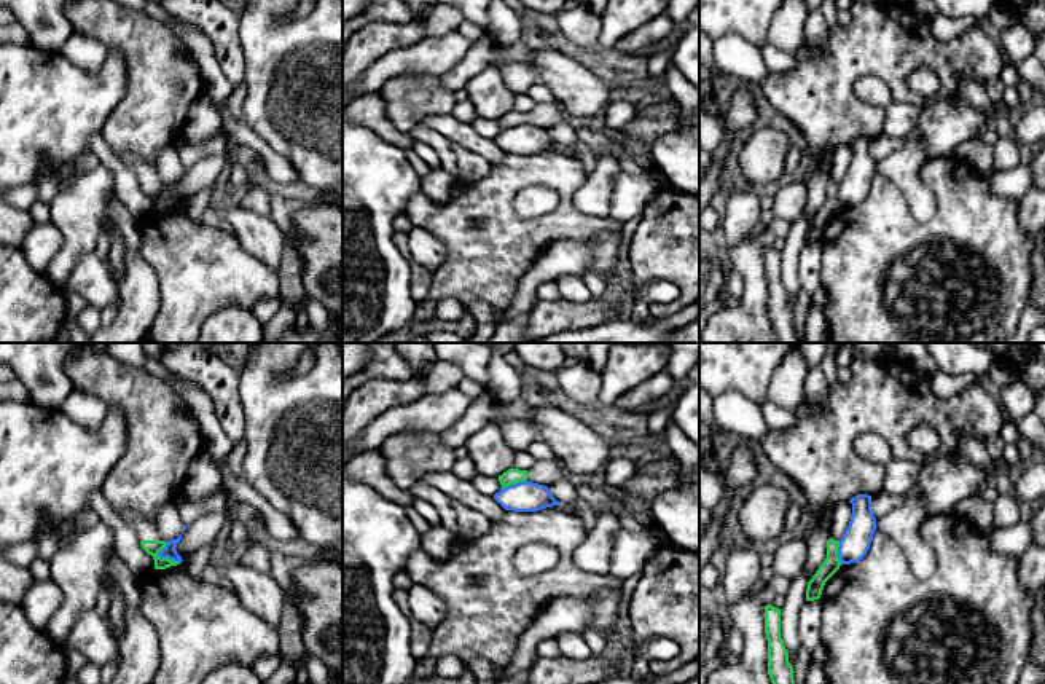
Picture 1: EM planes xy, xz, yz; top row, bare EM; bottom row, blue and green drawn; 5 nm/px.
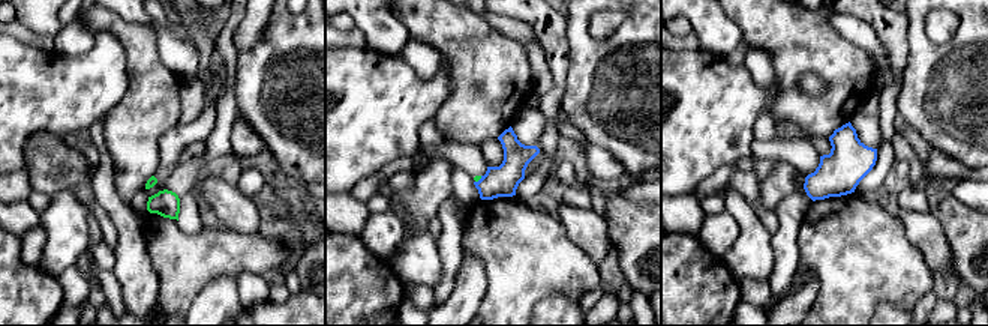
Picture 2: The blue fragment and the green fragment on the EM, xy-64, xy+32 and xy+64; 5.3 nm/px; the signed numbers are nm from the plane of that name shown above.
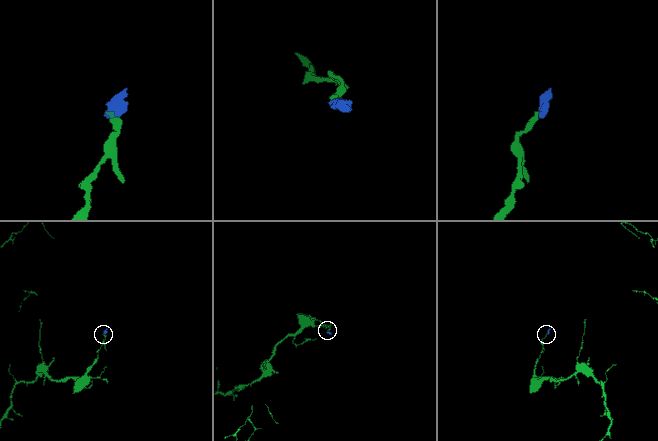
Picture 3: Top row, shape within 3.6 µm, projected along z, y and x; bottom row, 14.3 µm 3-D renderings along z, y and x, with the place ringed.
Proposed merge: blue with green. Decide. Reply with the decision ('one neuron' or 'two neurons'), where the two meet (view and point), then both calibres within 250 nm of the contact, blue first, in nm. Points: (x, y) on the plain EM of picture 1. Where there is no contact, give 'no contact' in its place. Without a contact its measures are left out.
two neurons | xy (163, 200) | 70/80 nm

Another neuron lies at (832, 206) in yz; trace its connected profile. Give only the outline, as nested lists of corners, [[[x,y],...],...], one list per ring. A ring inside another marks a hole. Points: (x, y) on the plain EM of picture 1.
[[[828,182],[827,185],[827,201],[819,209],[812,222],[808,225],[806,244],[819,242],[825,225],[840,212],[841,204],[838,201],[840,183]]]

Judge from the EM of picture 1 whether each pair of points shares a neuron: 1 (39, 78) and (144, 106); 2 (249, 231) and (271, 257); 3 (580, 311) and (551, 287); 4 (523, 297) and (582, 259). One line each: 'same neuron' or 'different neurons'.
1: different neurons
2: same neuron
3: different neurons
4: same neuron

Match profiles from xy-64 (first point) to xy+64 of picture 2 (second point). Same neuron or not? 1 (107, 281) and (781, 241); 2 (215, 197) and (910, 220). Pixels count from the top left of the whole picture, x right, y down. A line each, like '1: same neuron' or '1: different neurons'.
1: different neurons
2: same neuron

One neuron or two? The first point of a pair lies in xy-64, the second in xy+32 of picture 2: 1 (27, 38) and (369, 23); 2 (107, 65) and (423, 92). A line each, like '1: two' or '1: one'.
1: two
2: one

